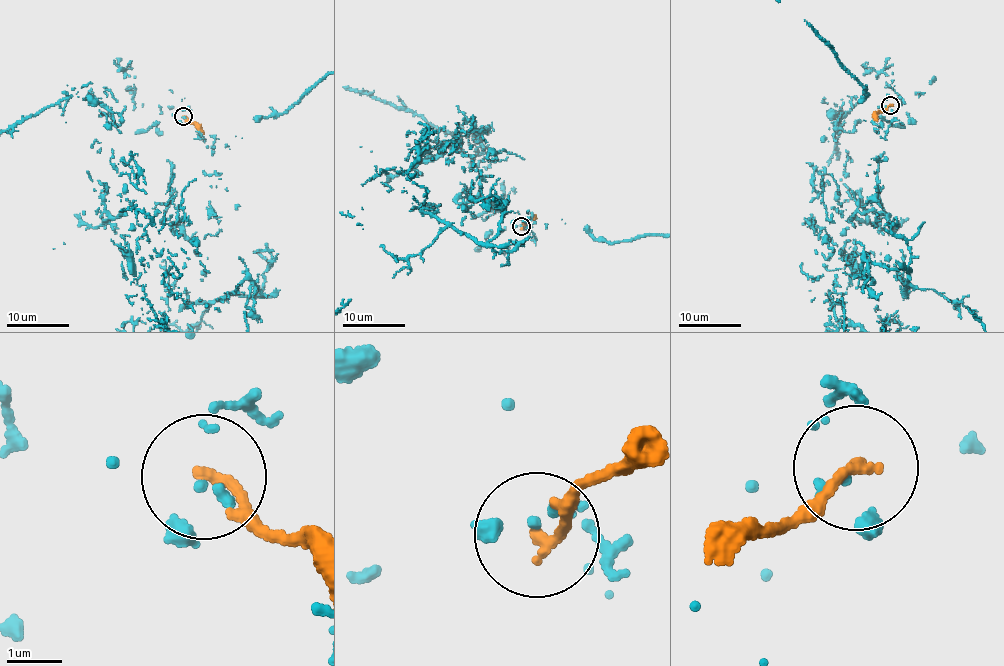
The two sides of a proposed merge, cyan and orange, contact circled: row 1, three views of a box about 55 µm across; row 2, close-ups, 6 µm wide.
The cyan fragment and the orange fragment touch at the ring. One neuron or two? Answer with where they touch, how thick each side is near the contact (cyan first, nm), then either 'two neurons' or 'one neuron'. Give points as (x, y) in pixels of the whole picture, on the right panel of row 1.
place (890, 105); calibres 130 and 200 nm; two neurons

